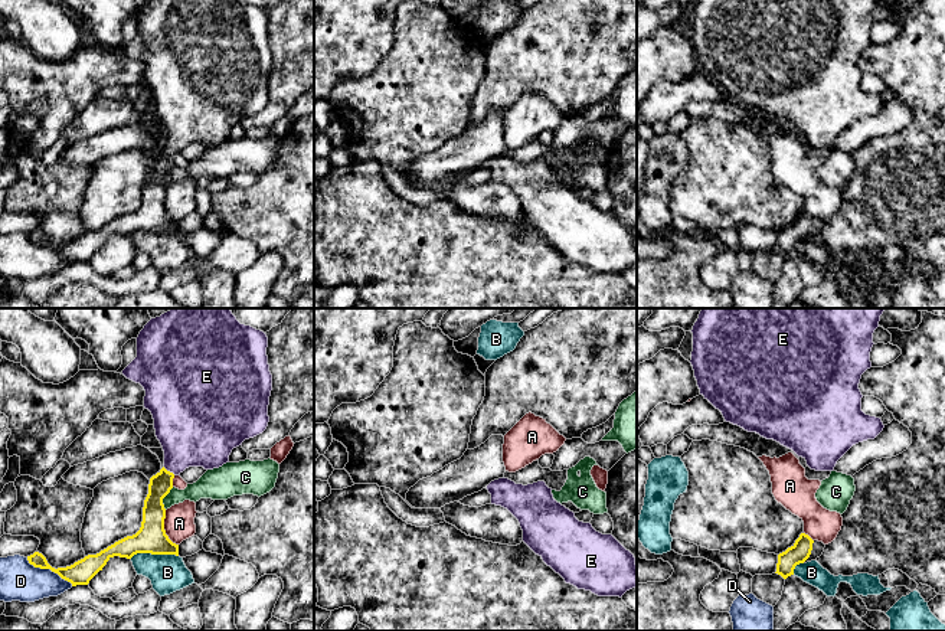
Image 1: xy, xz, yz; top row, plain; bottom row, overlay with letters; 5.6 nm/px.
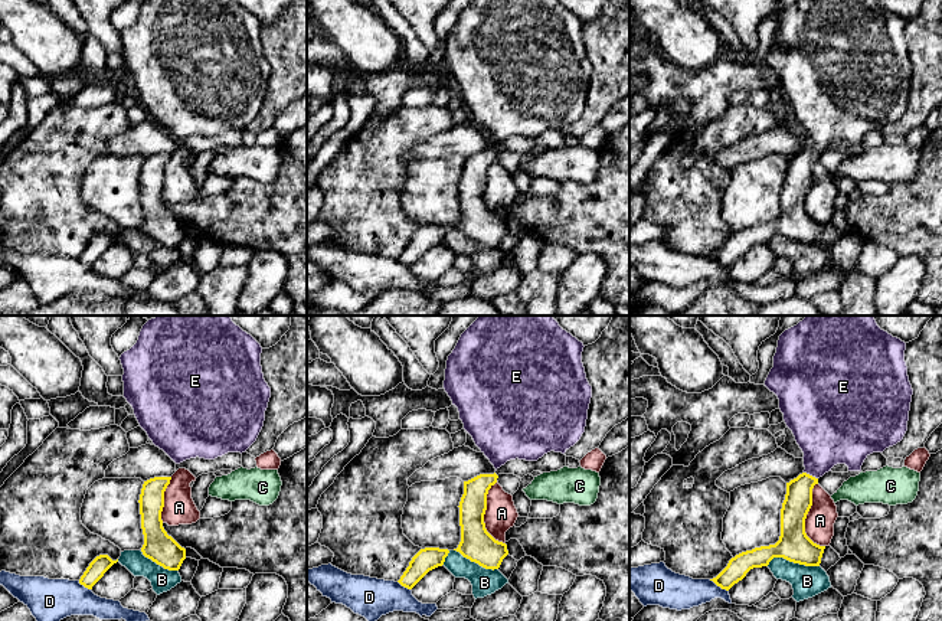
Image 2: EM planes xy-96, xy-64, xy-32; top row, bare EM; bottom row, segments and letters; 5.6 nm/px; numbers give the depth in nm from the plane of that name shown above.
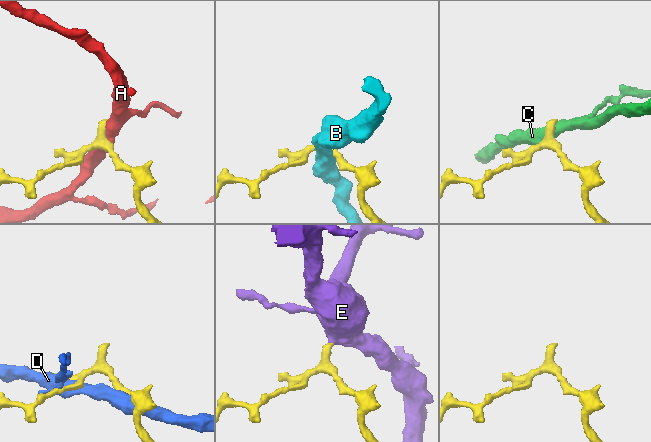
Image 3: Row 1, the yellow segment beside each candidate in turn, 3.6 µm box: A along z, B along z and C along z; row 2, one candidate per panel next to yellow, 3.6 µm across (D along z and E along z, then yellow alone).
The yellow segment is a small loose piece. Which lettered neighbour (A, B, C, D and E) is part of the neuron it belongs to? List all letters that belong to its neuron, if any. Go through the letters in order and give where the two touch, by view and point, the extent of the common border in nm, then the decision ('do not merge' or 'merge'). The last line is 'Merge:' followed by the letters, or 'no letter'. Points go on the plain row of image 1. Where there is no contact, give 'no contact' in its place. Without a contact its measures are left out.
A: contact xy (163, 206); length 220 nm; do not merge
B: contact xy (153, 231); length 280 nm; do not merge
C: contact xy (163, 175); length 140 nm; do not merge
D: contact xy (49, 245); length 300 nm; do not merge
E: contact xy (169, 149); length 80 nm; merge
Merge: E

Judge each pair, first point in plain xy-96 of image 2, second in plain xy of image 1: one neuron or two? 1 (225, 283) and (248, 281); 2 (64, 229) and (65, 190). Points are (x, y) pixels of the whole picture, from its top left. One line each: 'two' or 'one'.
1: two
2: one

